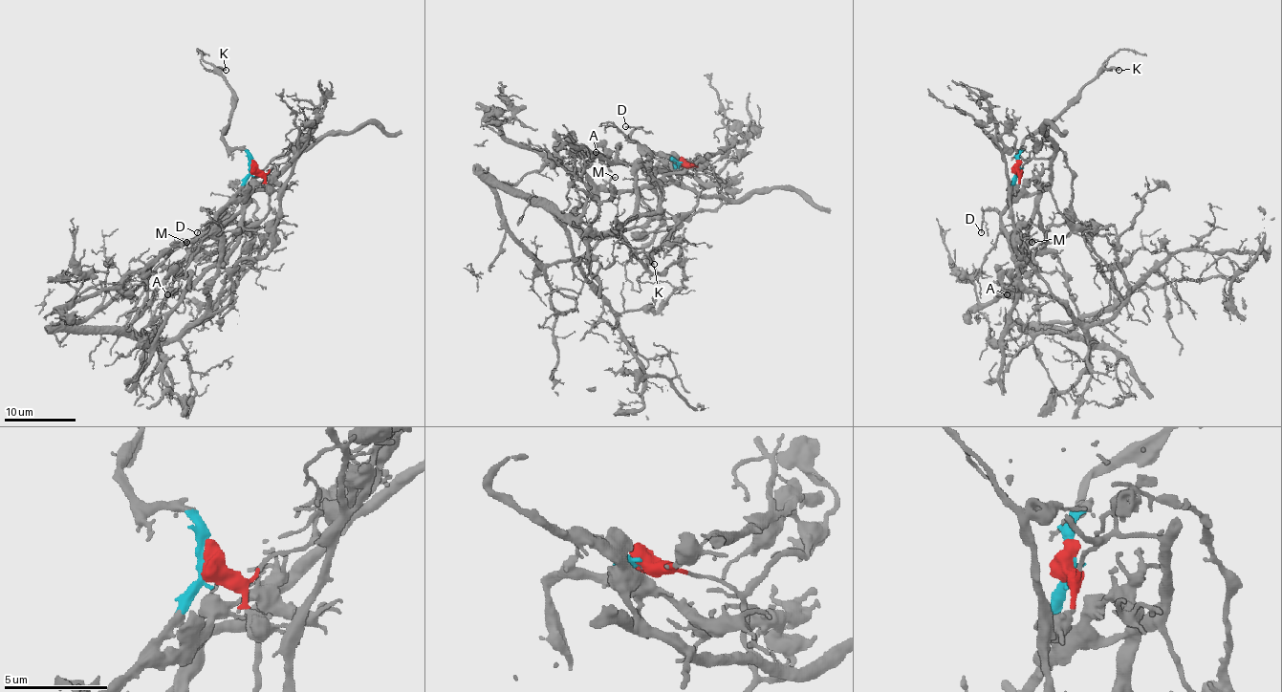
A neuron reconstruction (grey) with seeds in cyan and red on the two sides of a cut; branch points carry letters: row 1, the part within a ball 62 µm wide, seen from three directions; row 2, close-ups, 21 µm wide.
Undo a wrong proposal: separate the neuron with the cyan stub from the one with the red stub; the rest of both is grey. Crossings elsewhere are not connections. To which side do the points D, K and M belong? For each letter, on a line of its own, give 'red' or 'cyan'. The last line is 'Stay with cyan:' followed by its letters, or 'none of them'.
D: cyan
K: cyan
M: red
Stay with cyan: D, K

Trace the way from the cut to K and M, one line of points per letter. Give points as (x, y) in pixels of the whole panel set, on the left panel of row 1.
K: (252, 168), (250, 158), (223, 138), (231, 88), (215, 69), (226, 71)
M: (252, 166), (267, 174), (290, 162), (250, 195), (240, 211), (217, 227), (178, 241), (186, 241)

